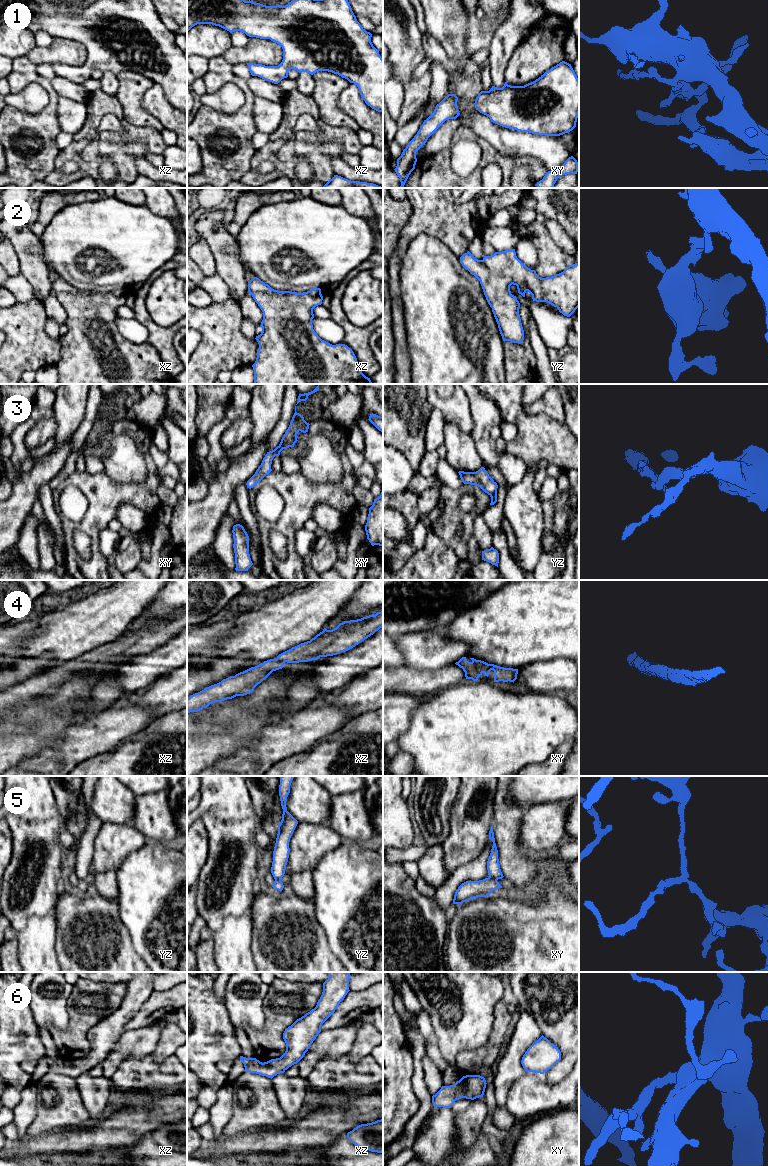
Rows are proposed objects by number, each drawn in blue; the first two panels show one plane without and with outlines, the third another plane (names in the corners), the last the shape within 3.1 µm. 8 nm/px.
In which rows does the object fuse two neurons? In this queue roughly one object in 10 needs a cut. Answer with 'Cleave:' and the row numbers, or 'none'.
Cleave: 5

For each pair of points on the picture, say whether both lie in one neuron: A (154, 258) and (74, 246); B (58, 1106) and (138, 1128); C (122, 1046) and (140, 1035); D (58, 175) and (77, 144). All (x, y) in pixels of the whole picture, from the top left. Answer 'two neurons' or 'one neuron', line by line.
A: one neuron
B: two neurons
C: one neuron
D: one neuron

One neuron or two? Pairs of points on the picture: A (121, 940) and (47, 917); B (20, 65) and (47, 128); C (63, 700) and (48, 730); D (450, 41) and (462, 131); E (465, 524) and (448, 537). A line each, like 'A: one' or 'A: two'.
A: two
B: one
C: one
D: two
E: one

